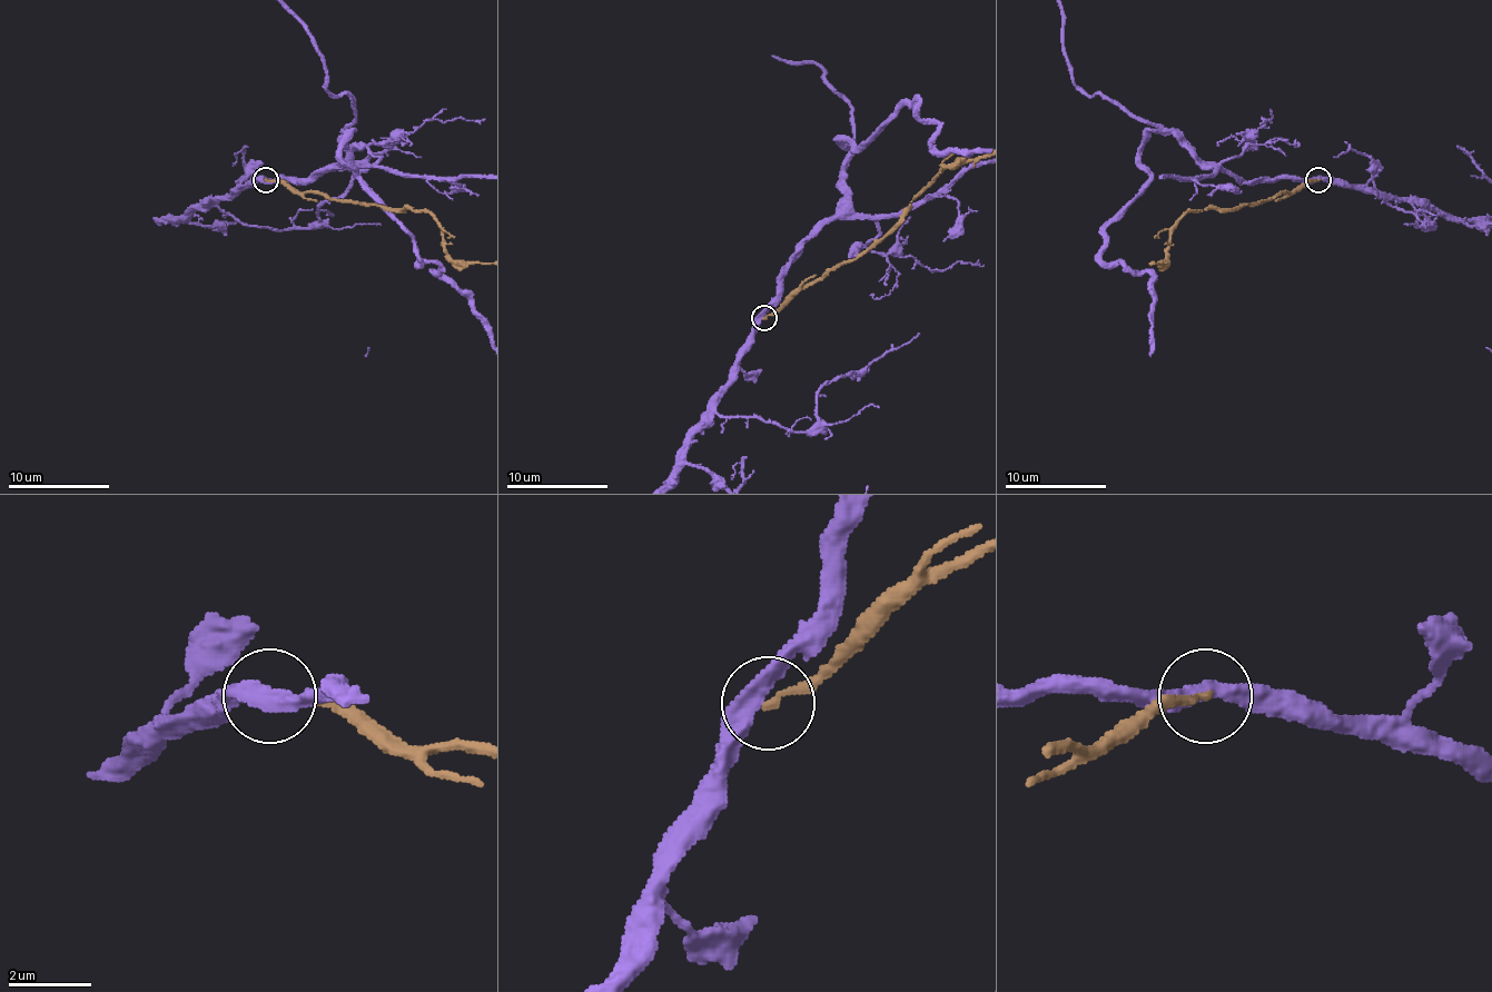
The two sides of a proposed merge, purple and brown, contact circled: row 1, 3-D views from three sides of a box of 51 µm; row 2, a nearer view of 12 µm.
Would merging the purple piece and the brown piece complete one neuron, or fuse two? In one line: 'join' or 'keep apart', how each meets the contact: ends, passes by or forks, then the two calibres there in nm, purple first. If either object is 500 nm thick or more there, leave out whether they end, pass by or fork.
keep apart; purple passes by; brown ends there; 400 nm thick on the purple side, 180 nm on the other

